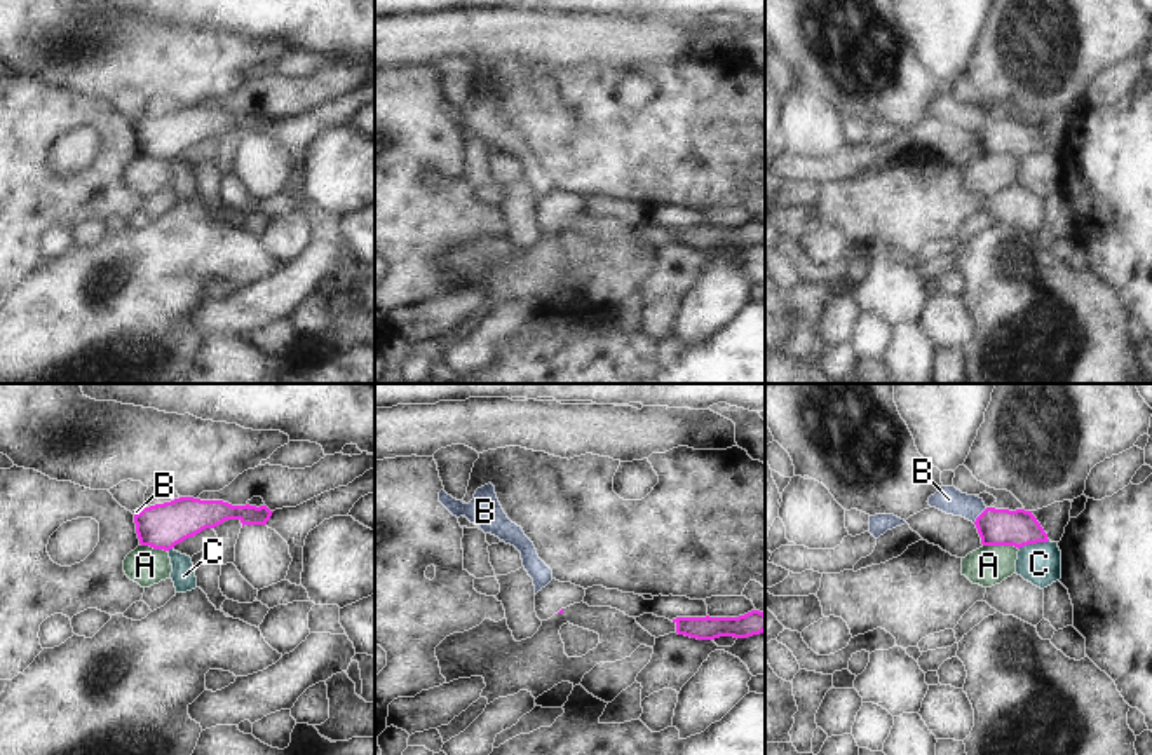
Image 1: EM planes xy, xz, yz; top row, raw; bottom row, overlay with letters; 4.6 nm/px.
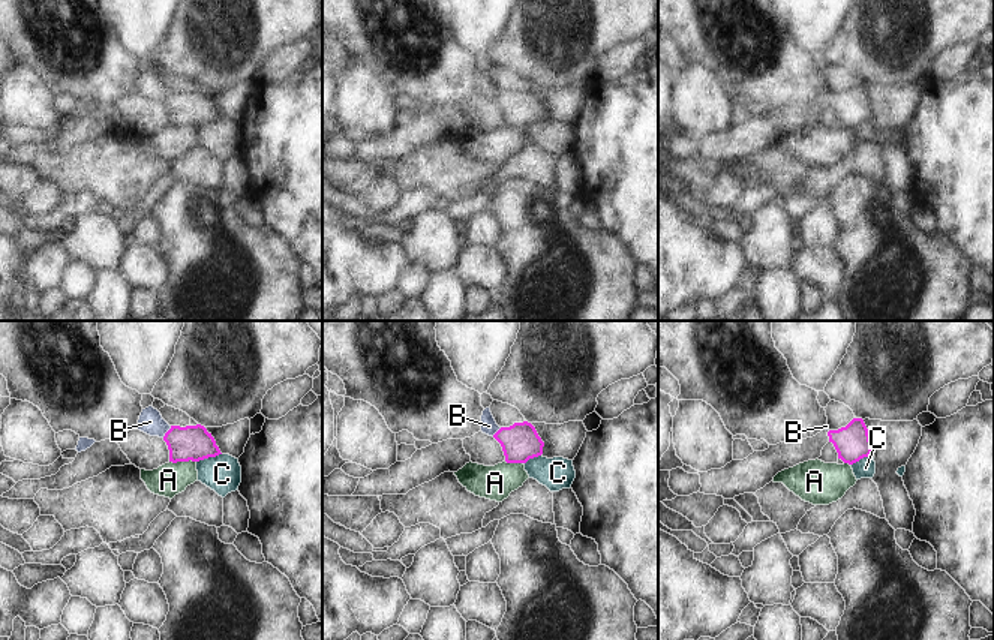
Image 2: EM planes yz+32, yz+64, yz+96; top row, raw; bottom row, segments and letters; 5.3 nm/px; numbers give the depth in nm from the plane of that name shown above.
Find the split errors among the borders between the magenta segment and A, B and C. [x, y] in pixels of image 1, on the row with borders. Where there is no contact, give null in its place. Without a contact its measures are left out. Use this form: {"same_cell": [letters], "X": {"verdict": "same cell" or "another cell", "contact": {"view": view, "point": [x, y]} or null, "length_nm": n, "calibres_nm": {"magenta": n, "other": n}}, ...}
{"same_cell": [], "A": {"verdict": "another cell", "contact": {"view": "yz", "point": [1001, 544]}, "length_nm": 170, "calibres_nm": {"magenta": 180, "other": 190}}, "B": {"verdict": "another cell", "contact": {"view": "yz", "point": [980, 515]}, "length_nm": 100, "calibres_nm": {"magenta": 180, "other": 120}}, "C": {"verdict": "another cell", "contact": {"view": "yz", "point": [1032, 543]}, "length_nm": 150, "calibres_nm": {"magenta": 180, "other": 190}}}

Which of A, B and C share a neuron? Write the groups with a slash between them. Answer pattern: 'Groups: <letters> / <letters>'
Groups: A / B / C

